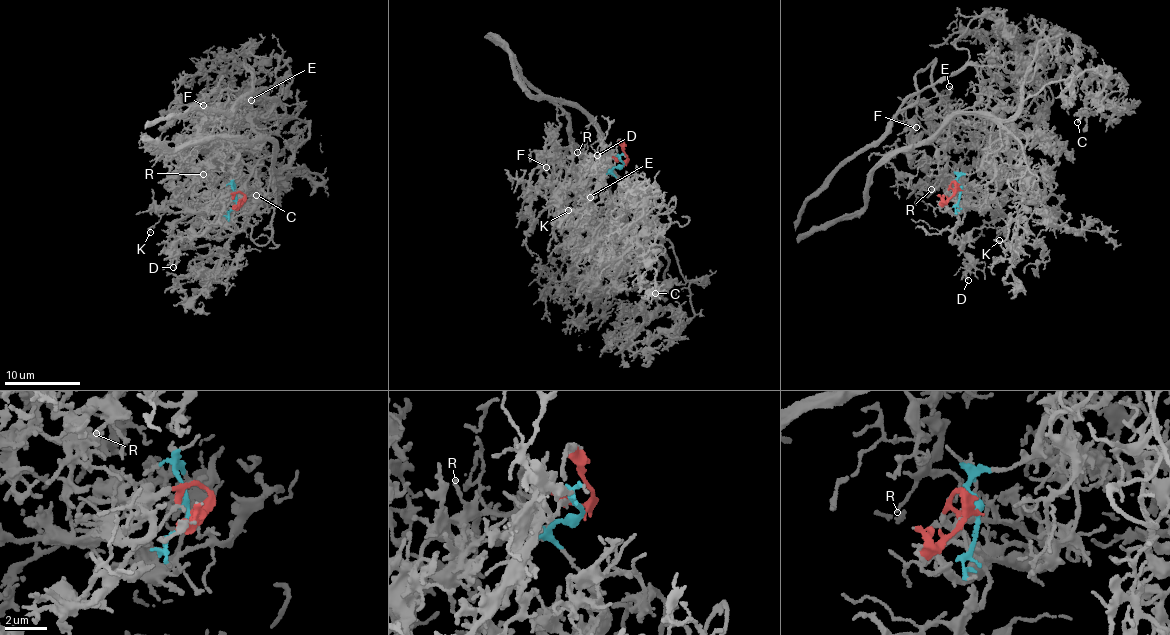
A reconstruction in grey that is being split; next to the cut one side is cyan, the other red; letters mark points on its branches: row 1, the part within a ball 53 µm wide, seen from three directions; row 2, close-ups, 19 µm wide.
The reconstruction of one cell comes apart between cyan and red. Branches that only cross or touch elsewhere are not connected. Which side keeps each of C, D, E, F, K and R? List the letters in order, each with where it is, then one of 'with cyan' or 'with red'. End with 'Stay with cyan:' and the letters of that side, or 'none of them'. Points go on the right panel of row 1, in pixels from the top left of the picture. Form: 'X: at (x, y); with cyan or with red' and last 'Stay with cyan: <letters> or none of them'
C: at (1077, 122); with cyan
D: at (968, 280); with red
E: at (949, 86); with cyan
F: at (916, 127); with cyan
K: at (999, 240); with red
R: at (931, 189); with cyan
Stay with cyan: C, E, F, R

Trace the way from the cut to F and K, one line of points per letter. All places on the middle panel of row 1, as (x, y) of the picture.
F: (623, 163), (615, 235), (564, 217), (564, 194), (584, 182), (571, 184), (555, 158), (537, 187), (546, 167)
K: (625, 164), (624, 159), (610, 157), (600, 173), (600, 186), (594, 196), (571, 212), (569, 210)

